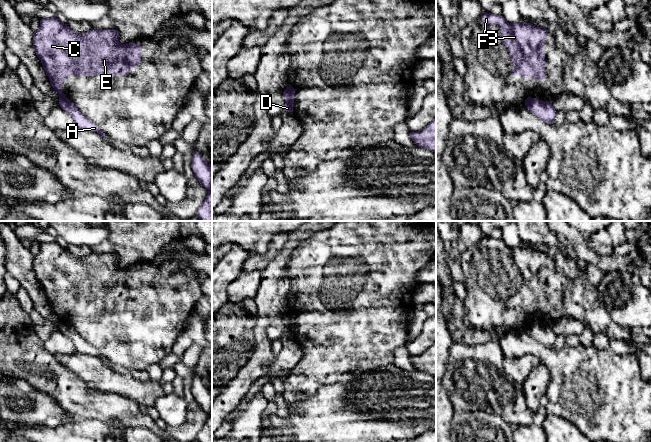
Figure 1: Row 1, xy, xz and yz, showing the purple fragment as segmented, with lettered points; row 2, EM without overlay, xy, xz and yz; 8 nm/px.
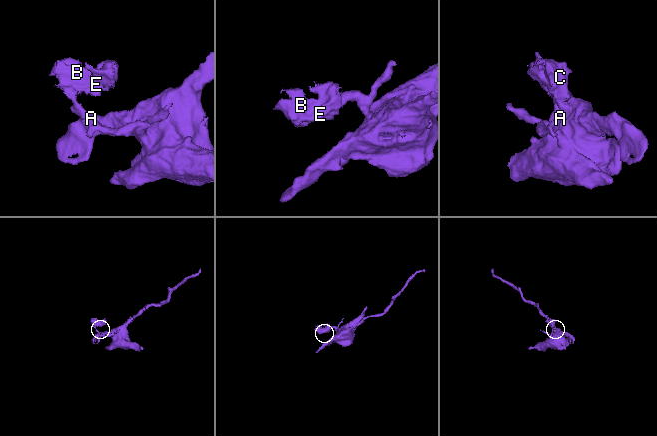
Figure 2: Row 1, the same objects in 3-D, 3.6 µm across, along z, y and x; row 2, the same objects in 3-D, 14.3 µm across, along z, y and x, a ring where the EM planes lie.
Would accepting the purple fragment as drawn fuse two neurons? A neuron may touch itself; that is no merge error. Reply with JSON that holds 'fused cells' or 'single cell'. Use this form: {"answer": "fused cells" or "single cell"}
{"answer": "fused cells"}

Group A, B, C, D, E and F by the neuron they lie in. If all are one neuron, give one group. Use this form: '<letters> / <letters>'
A D / B C E F

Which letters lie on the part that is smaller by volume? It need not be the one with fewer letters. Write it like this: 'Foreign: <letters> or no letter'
Foreign: B, C, E, F

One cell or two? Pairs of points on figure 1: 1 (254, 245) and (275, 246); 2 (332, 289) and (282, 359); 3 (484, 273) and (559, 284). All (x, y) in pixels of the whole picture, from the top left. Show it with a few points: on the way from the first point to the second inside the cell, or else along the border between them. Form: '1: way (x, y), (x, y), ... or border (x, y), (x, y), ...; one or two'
1: border (288, 233), (275, 234), (264, 252), (252, 254); two
2: border (292, 336), (295, 340); two
3: way (500, 293), (506, 299), (535, 299), (539, 296); one

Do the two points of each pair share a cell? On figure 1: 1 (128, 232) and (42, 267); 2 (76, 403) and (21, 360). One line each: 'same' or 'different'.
1: different
2: same

